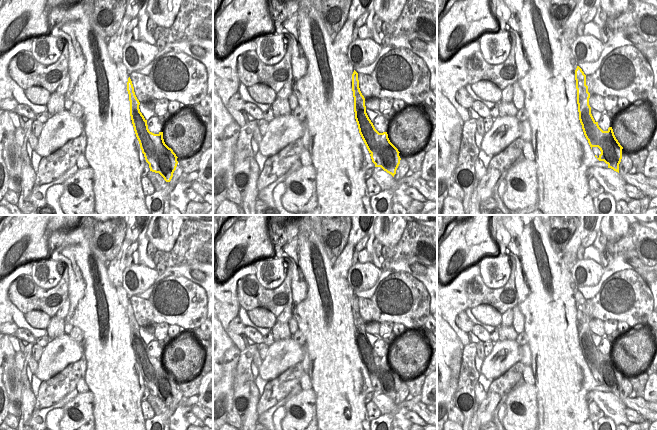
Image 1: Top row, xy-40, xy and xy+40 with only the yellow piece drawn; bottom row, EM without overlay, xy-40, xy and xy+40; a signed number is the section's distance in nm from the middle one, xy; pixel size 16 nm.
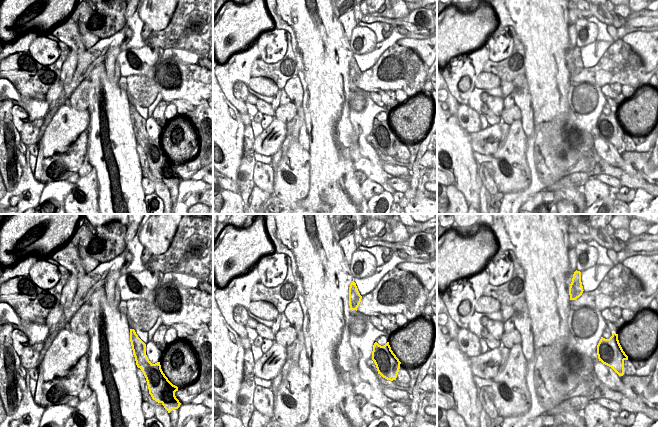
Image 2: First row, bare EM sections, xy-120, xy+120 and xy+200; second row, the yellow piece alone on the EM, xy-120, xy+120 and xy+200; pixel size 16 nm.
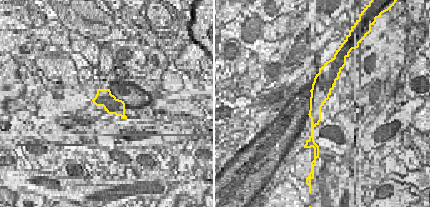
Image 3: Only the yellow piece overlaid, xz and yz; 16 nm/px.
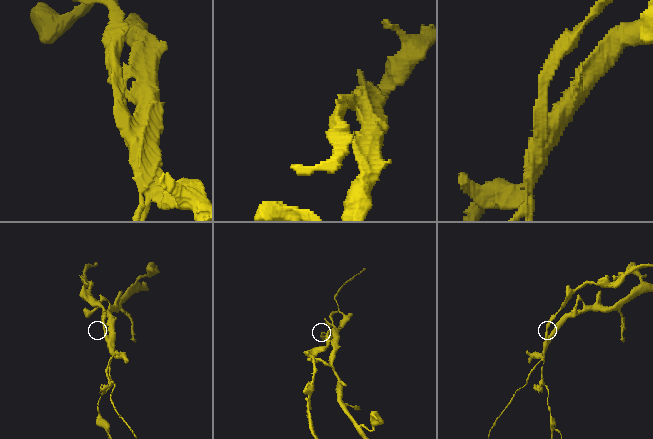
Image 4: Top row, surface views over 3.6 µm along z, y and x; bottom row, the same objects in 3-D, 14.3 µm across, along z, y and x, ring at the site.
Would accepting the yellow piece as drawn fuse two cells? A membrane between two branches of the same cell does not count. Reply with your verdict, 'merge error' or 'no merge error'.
merge error

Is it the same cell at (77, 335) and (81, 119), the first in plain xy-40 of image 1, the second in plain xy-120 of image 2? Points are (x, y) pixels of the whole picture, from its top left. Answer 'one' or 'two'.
two

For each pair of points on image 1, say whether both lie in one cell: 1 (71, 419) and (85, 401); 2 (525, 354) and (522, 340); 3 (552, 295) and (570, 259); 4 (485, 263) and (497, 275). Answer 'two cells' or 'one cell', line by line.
1: one cell
2: one cell
3: two cells
4: one cell

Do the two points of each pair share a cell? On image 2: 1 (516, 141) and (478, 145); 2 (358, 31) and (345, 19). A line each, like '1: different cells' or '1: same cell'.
1: different cells
2: different cells

